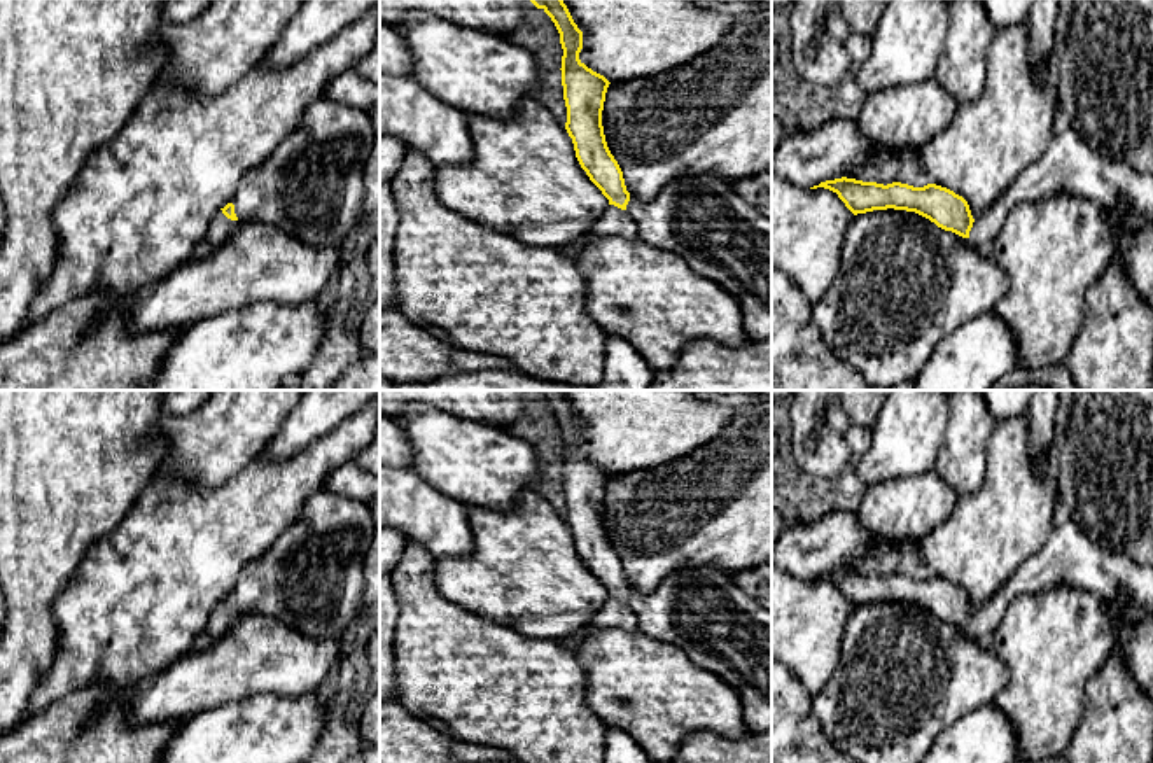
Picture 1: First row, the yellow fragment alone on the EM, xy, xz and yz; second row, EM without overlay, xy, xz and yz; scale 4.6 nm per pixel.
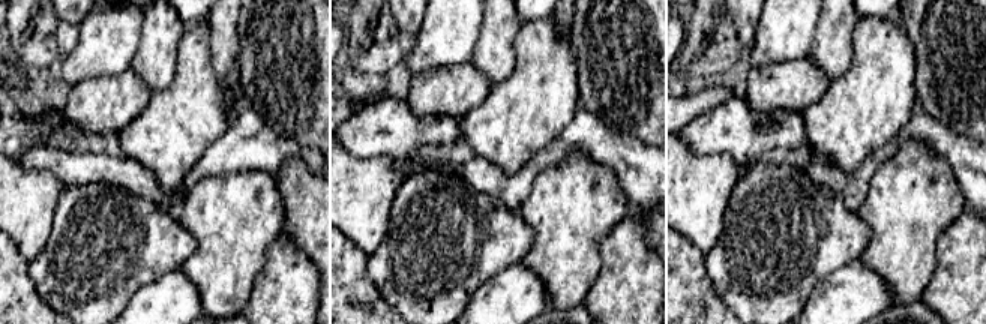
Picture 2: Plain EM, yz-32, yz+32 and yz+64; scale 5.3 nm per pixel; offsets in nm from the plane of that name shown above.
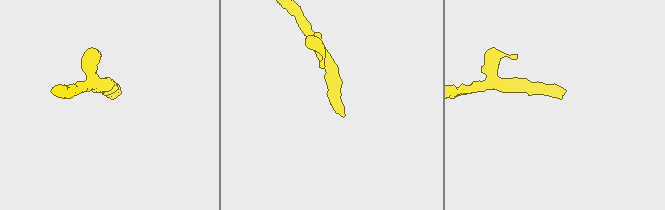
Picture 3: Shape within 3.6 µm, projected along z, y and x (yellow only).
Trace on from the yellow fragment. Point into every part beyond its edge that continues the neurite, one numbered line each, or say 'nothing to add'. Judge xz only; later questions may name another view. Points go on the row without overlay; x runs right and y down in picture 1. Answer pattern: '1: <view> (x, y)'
1: xz (614, 613)

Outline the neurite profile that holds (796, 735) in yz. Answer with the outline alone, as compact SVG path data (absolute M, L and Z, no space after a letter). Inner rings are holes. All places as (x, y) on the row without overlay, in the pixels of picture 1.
M772 660L772 763L856 763L826 737L812 704L803 682Z

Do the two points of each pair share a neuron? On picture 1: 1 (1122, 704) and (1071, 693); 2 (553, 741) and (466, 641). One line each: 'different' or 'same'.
1: different
2: same

